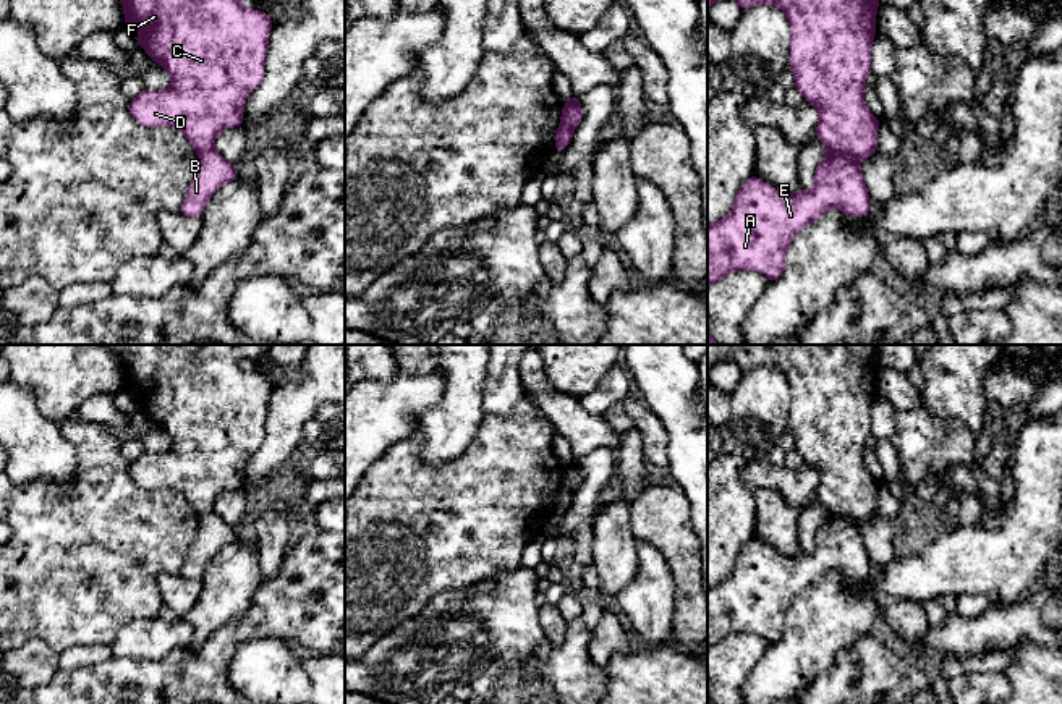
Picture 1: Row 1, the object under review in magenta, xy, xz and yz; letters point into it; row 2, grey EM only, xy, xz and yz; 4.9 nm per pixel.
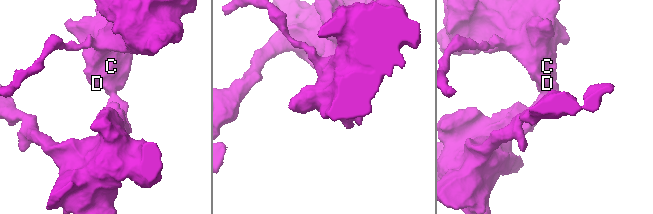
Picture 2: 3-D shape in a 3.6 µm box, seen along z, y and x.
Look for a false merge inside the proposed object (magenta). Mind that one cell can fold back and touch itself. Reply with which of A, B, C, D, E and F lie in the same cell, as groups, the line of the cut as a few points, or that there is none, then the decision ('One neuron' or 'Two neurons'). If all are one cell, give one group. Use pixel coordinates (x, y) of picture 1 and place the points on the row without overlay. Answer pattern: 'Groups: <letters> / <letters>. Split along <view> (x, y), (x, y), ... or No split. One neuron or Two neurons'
Groups: A B E / C D F. Split along yz (829, 513), (844, 513), (858, 525). Two neurons

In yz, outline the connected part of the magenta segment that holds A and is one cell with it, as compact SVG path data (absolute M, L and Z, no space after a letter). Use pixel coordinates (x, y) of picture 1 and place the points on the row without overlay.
M845 515L822 520L809 553L785 557L751 537L732 575L707 587L707 651L735 633L759 631L769 644L779 643L798 594L834 570L847 579L866 579L869 565L860 524Z

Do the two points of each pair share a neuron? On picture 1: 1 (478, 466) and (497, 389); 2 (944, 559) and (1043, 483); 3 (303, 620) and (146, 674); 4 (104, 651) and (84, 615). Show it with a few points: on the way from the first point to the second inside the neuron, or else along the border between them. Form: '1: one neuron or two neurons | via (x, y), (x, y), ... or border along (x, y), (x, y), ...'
1: two neurons | border along (525, 397), (507, 415), (484, 416)
2: one neuron | via (973, 559), (983, 559), (1030, 512)
3: one neuron | via (264, 620), (237, 631), (195, 674), (185, 674)
4: two neurons | border along (110, 644), (73, 644), (63, 651)

